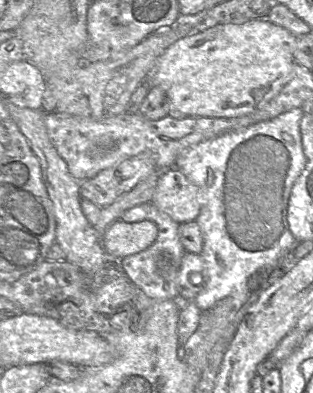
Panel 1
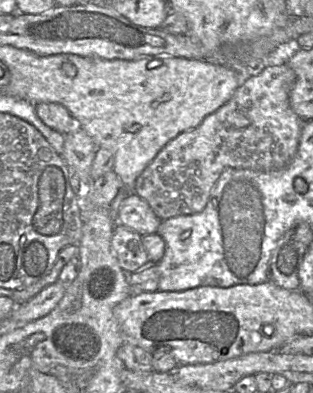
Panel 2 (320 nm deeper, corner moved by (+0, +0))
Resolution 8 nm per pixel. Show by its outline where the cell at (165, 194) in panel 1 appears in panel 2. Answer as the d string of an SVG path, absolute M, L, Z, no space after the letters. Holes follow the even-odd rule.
M134 192L120 204L117 225L126 226L141 236L156 233L161 222L150 205Z

